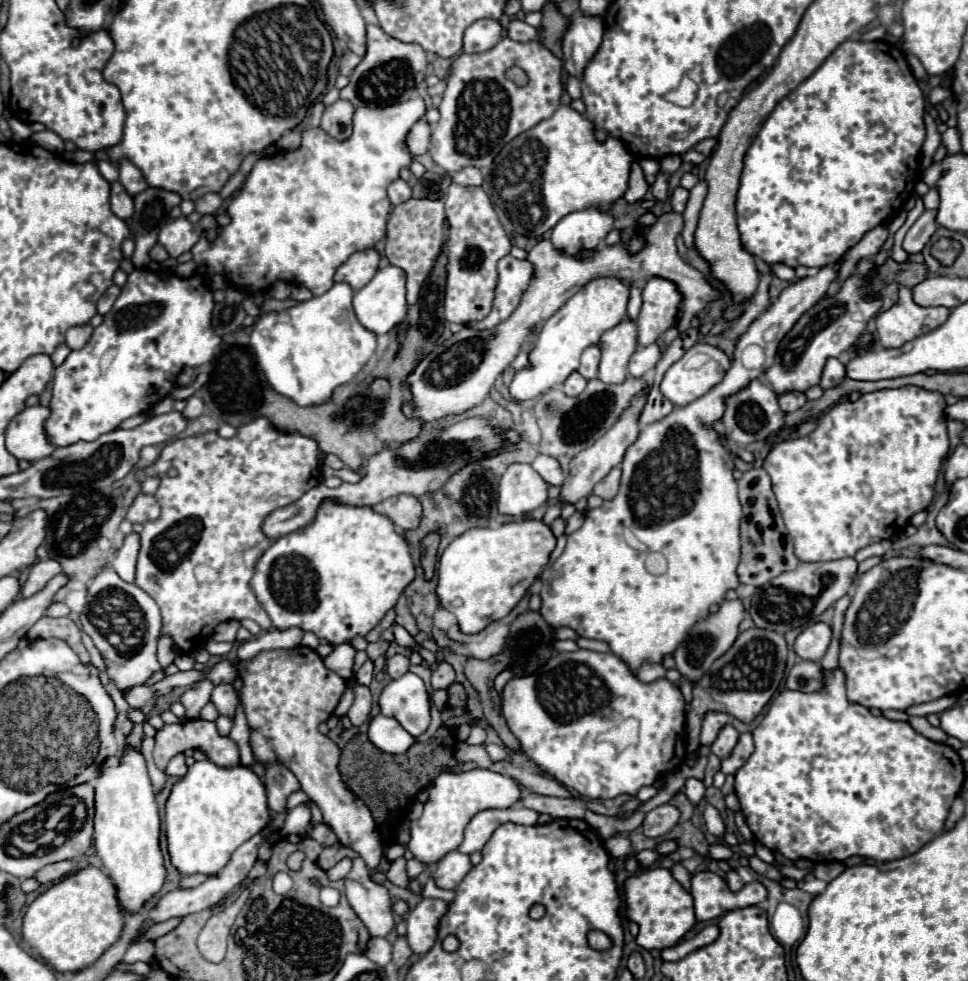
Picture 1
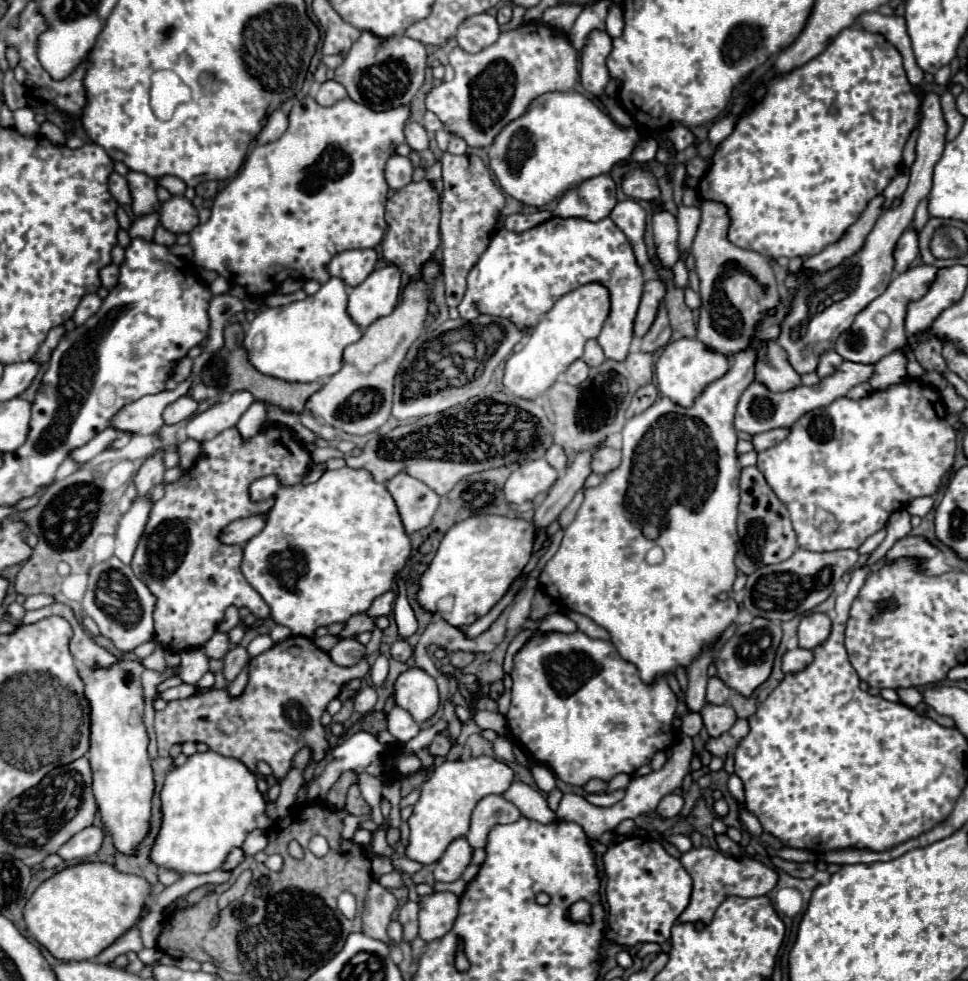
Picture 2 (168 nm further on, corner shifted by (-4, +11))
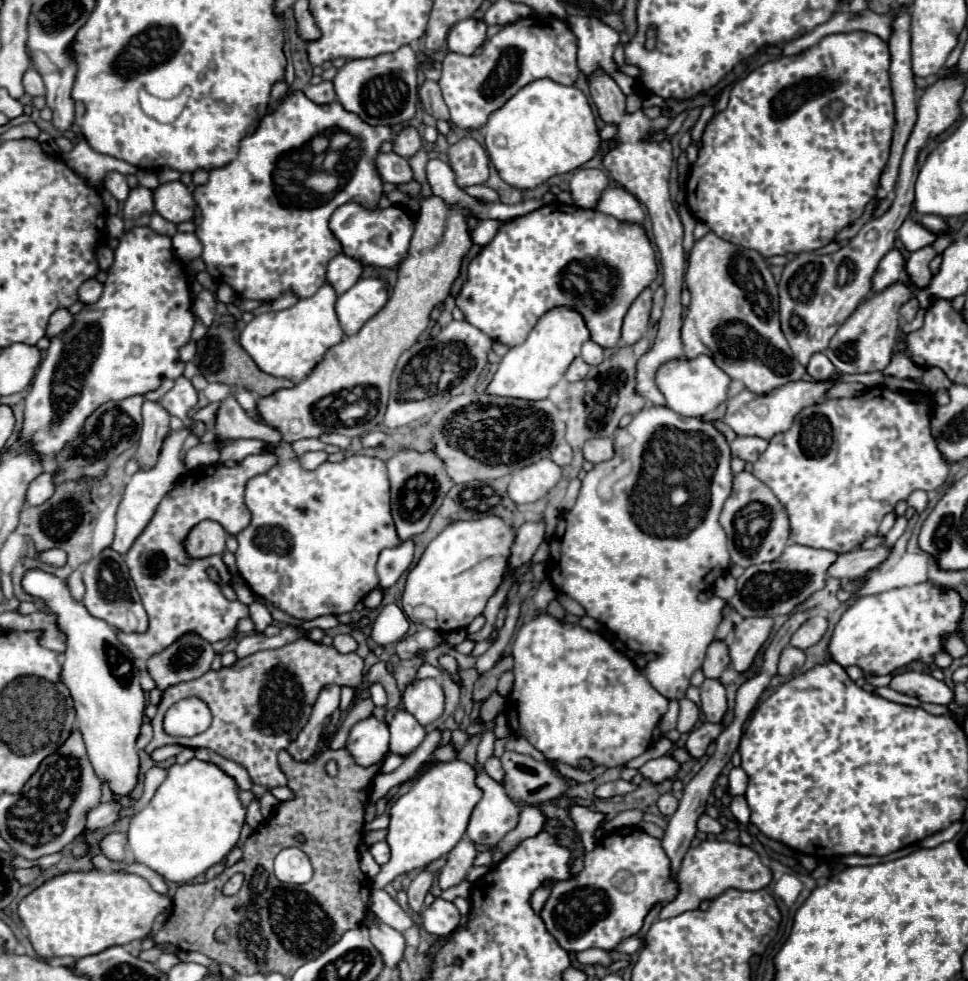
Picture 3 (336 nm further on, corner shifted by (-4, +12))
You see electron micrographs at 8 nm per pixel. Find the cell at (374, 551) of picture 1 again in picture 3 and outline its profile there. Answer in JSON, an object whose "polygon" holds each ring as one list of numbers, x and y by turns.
{"polygon":[[288,442,270,444,268,450,278,456,278,464,246,484,246,508,252,512,252,520,236,534,238,550,234,556,238,572,254,594,290,616,312,620,324,614,338,616,352,612,368,592,378,588,374,566,380,550,398,546,400,542,390,518,386,462,354,454,342,462,324,462,316,470,304,470]]}

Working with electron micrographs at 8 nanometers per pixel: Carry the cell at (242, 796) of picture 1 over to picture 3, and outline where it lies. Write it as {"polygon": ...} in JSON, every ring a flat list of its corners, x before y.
{"polygon":[[192,758,186,764,170,766,166,780,158,786,150,804,130,818,128,846,136,862,146,864,154,872,158,872,164,880,190,882,196,876,204,874,210,866,218,864,236,846,244,824,244,816,246,808,238,800,236,782,222,770,218,770,214,764]]}

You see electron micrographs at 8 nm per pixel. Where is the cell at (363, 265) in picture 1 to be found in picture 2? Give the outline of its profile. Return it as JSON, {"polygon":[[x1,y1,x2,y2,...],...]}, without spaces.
{"polygon":[[374,249,342,251,330,261,328,273,330,277,340,277,350,287,356,287,370,275,370,271,374,271,376,261,378,257]]}

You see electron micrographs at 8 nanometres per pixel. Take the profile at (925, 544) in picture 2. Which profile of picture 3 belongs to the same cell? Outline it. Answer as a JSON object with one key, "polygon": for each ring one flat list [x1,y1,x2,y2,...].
{"polygon":[[878,546,874,550,856,548,848,554,840,554,840,558,836,558,836,562,828,566,828,576,838,580,860,578,862,574,876,570,886,560,886,556,888,556,888,548,884,546]]}

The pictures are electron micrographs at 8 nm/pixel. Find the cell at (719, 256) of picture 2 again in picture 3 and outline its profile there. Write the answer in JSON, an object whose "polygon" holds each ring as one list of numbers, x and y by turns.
{"polygon":[[708,232,706,238,700,238,690,250,686,286,690,290,690,306,682,322,682,344,684,356,688,360,706,354,722,368,732,380,740,380,750,392,766,394,788,382,796,382,804,376,806,368,794,358,778,320,778,288,774,276,756,250,748,250,718,238,714,232]]}

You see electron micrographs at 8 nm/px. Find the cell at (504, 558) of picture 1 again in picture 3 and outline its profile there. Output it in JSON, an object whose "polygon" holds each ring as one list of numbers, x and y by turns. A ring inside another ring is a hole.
{"polygon":[[498,516,468,522,452,522,424,550,418,564,408,572,402,610,412,622,420,622,440,634,466,628,484,612,488,598,498,590,506,572,506,558,514,542,514,530],[428,606,436,612,432,620,416,620,414,608]]}

